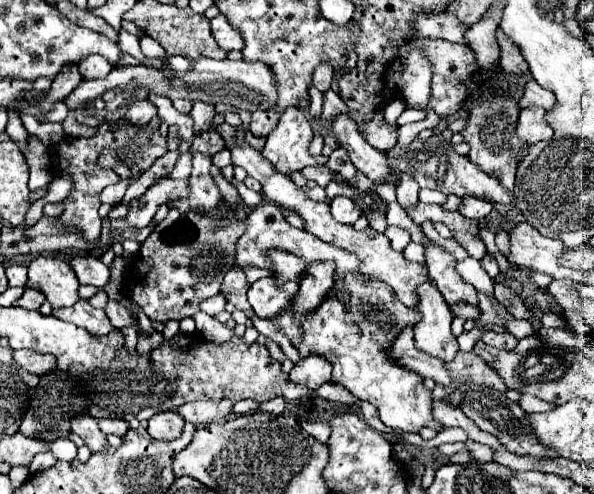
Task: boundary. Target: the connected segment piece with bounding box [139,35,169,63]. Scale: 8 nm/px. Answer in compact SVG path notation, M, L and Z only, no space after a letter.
M145 35L139 39L140 48L143 54L149 58L159 58L164 63L167 62L169 55L165 50L153 40L151 37Z

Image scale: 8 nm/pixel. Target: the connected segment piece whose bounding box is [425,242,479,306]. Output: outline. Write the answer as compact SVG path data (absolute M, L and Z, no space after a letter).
M429 242L425 246L425 258L427 258L425 266L427 266L429 278L439 288L439 292L443 294L449 306L455 306L461 302L479 306L477 290L459 278L459 274L455 272L455 260L451 258L451 254L447 254L437 244Z

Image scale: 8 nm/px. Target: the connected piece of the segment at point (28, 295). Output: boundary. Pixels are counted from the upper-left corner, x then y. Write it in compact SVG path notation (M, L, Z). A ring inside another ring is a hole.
M25 288L25 292L23 292L23 296L19 298L17 306L25 308L25 310L39 310L43 302L45 302L45 298L43 298L43 294L39 294L39 290Z

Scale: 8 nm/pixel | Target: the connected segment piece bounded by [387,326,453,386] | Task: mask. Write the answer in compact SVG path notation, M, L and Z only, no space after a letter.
M405 326L397 334L397 338L387 348L387 358L391 362L395 362L397 366L403 366L403 368L419 374L421 378L435 380L441 386L453 384L453 378L451 378L449 370L445 368L445 362L439 360L439 358L429 356L427 352L423 352L423 350L419 350L415 346L413 328L411 326Z

